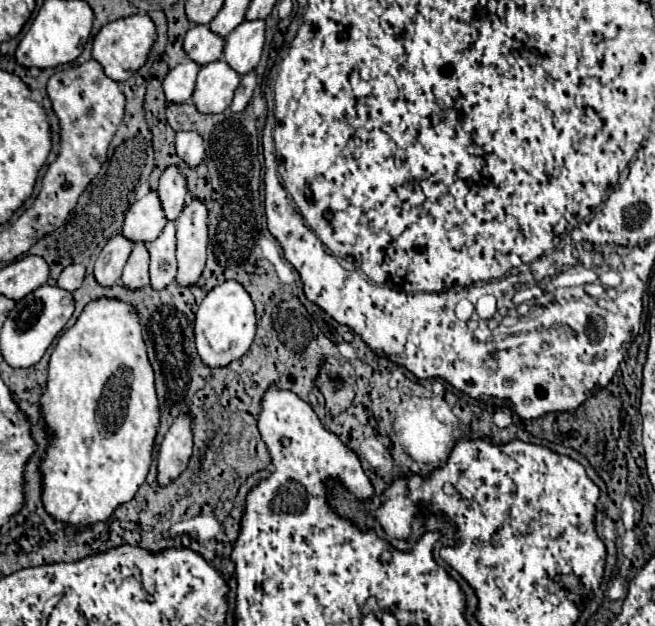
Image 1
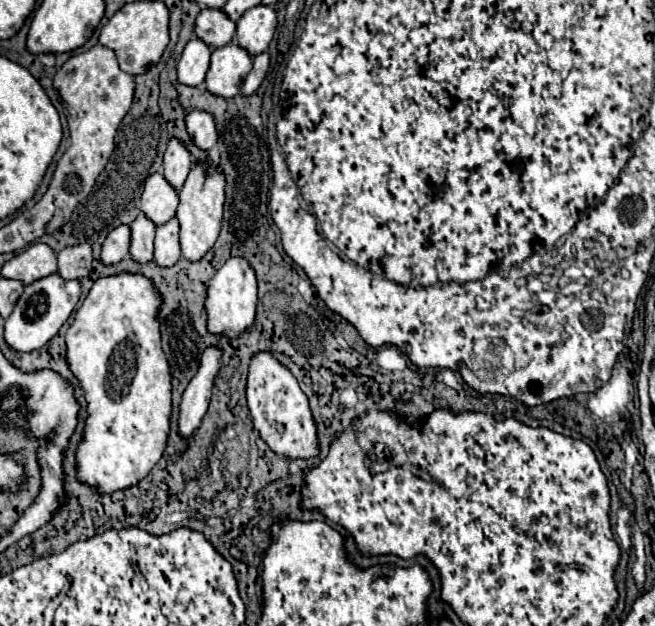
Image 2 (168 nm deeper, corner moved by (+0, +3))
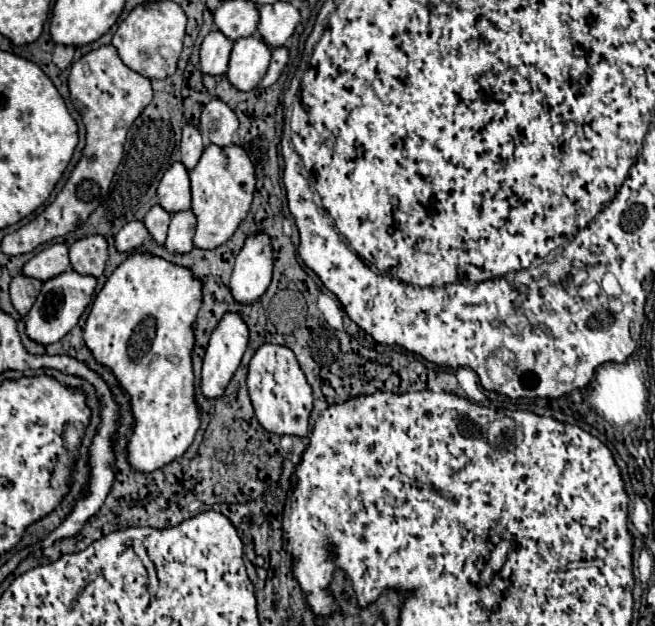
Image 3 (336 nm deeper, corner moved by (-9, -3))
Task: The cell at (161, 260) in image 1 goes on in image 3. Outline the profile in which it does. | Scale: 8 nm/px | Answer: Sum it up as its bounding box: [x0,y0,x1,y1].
[165,209,197,253]

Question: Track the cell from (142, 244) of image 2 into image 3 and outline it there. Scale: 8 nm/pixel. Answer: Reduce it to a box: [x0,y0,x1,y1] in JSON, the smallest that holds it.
[143,205,171,245]

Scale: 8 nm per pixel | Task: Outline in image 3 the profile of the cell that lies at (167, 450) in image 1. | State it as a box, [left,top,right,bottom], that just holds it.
[201,313,249,399]

